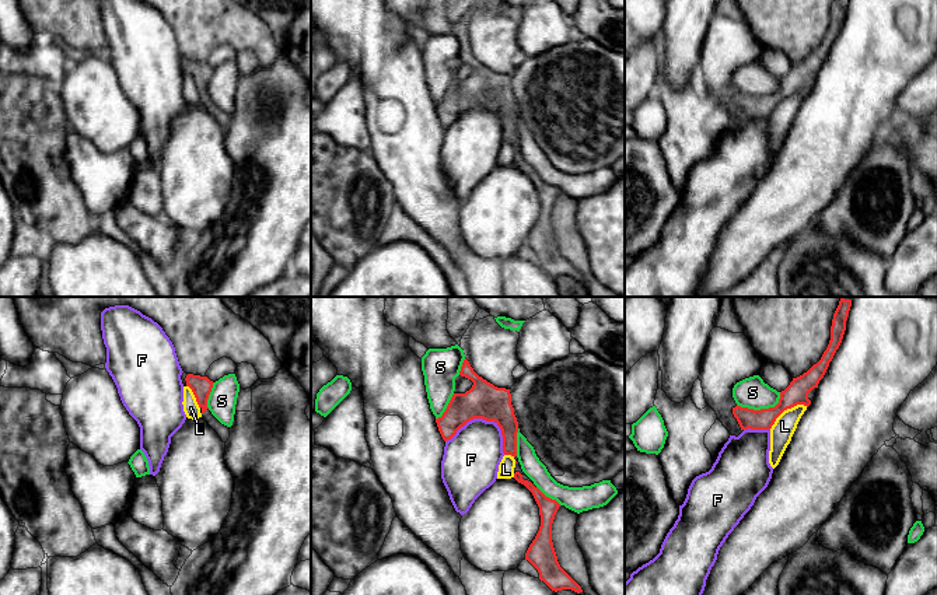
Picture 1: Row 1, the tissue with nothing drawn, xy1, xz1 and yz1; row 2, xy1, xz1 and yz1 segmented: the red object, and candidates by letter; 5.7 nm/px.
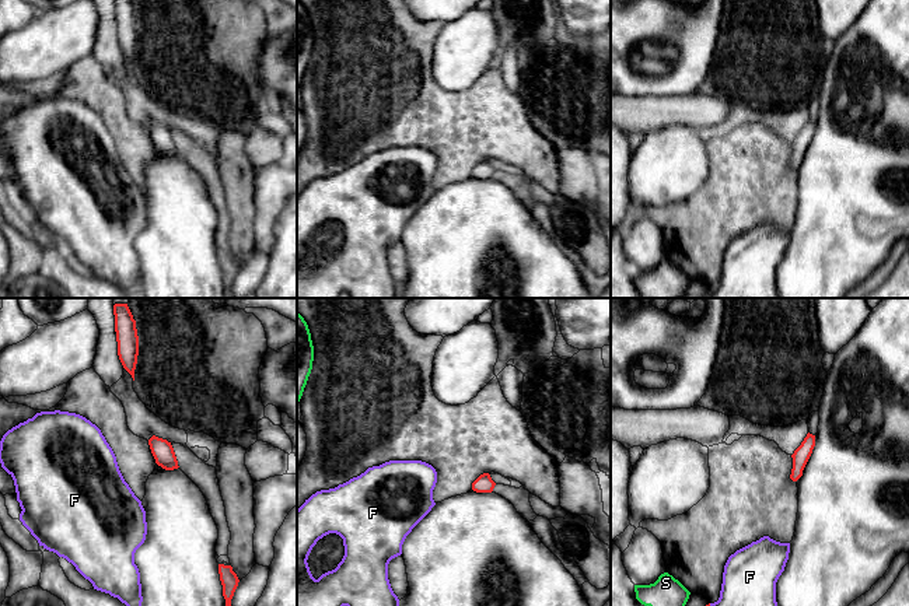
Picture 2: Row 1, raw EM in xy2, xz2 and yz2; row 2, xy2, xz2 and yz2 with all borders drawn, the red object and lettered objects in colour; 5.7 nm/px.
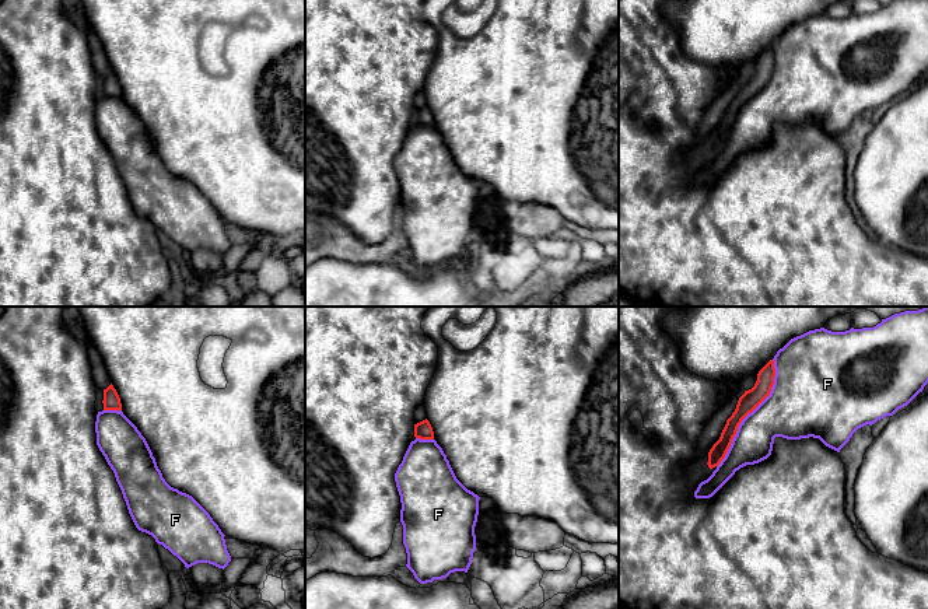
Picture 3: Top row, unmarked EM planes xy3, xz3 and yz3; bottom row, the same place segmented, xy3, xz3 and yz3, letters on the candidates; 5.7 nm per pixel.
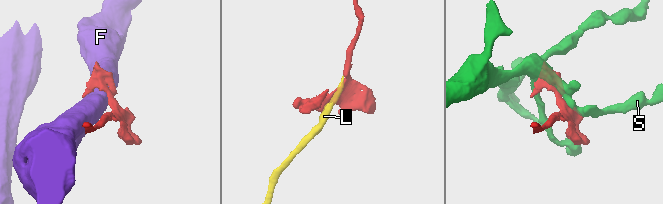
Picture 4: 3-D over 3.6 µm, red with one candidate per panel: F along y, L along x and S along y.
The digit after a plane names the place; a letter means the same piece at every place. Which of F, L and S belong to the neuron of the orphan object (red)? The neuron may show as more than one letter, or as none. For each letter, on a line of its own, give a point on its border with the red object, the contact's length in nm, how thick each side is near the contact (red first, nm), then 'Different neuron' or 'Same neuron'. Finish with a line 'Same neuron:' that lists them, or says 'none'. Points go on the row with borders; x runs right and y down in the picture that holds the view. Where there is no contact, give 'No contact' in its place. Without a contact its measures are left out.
F: Touches red at yz3 (749, 412). Shared border 700 nm. Thickness 110 nm (red) against 320 nm. Different neuron
L: Touches red at yz1 (786, 409). Shared border 260 nm. Thickness 130 nm (red) against 130 nm. Same neuron
S: Touches red at yz1 (762, 409). Shared border 260 nm. Thickness 130 nm (red) against 180 nm. Different neuron
Same neuron: L

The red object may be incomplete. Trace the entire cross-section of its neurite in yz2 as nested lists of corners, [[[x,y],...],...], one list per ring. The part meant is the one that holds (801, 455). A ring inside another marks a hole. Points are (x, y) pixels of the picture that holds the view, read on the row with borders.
[[[808,432],[801,445],[791,455],[793,469],[790,479],[793,481],[797,481],[803,476],[803,470],[812,453],[814,446],[815,446],[815,435]]]

